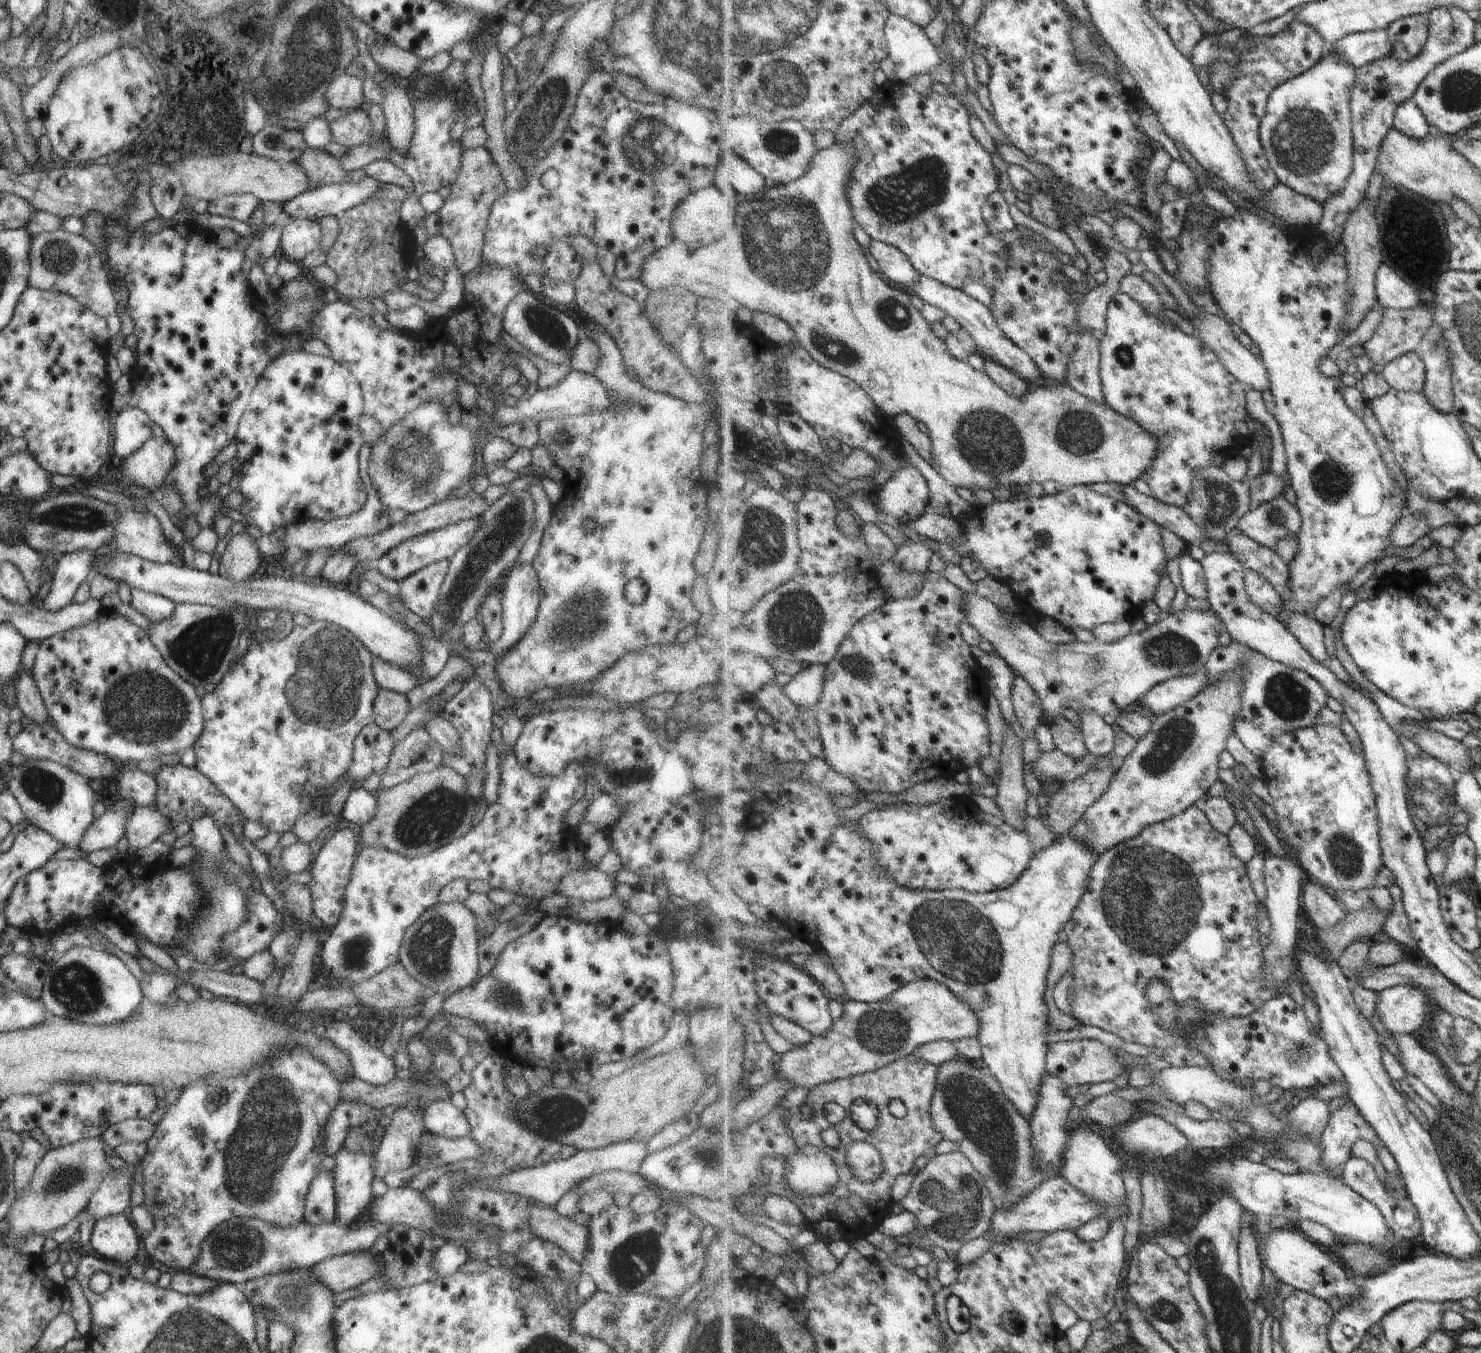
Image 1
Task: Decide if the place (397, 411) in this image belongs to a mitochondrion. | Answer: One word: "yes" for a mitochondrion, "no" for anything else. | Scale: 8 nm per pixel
yes

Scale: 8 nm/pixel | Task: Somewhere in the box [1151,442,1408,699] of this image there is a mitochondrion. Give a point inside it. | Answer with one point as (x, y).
(1331, 481)

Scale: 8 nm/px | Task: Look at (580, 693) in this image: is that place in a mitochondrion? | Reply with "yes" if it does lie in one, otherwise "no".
no

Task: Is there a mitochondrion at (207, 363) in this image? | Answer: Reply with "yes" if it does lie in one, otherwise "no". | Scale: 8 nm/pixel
no

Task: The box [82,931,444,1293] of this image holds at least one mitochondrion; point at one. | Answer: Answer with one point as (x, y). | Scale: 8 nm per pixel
(269, 1124)

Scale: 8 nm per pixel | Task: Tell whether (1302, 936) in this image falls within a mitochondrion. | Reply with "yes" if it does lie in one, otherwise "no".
no

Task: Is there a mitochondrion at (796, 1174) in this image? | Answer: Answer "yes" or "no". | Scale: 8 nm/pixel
no

